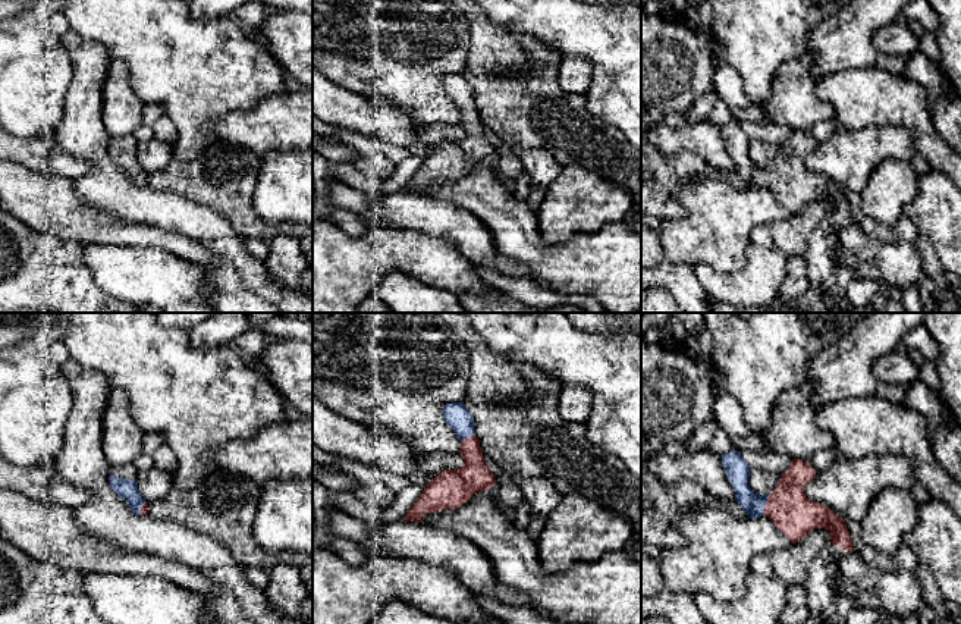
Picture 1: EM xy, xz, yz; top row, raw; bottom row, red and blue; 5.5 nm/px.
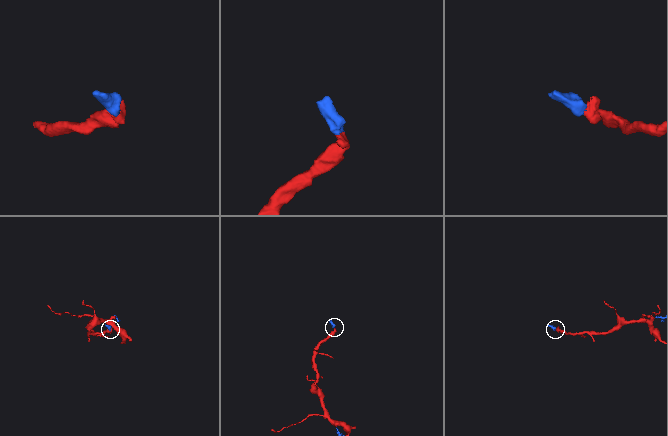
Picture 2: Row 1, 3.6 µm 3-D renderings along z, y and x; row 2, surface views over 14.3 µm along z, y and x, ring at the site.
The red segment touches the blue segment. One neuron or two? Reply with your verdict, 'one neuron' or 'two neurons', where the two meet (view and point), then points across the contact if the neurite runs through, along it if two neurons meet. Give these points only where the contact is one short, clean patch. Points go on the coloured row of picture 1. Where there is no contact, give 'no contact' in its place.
one neuron; meets red in yz at (766, 504)

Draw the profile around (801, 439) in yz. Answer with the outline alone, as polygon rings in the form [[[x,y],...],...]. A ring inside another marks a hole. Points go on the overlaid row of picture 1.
[[[810,386],[779,395],[772,424],[757,433],[764,439],[764,452],[776,452],[808,461],[814,454],[833,448],[833,436],[816,424],[817,410],[810,404]]]

